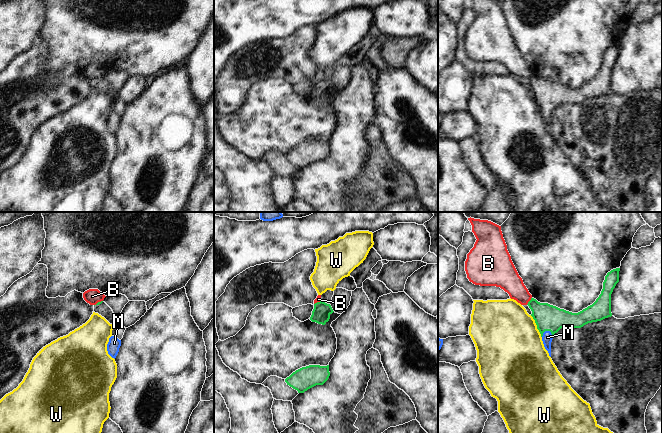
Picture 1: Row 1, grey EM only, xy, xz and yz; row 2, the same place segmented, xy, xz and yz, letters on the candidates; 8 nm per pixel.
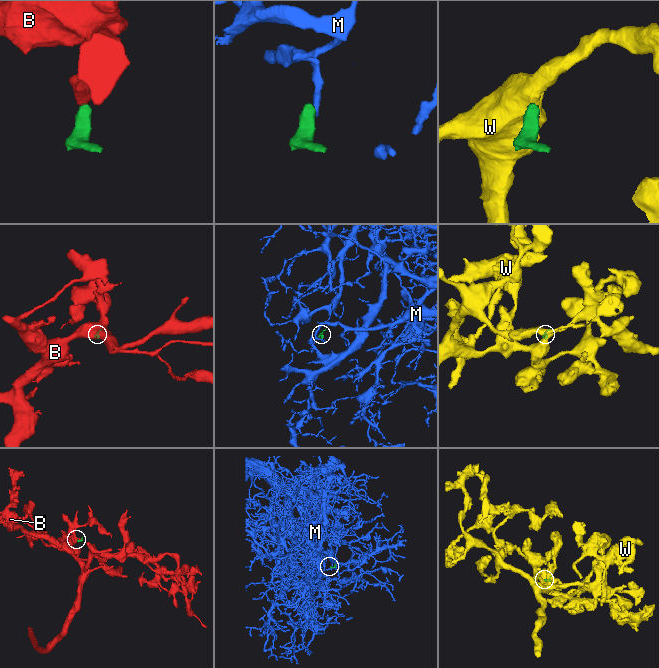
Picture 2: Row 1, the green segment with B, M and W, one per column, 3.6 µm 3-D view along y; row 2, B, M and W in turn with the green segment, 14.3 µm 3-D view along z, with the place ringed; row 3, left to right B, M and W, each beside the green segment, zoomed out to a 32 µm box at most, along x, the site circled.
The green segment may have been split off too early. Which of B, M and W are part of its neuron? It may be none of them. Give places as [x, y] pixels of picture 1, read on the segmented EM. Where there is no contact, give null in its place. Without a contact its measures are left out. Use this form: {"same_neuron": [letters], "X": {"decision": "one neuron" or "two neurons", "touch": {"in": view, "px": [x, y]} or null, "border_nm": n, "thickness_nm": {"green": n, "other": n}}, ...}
{"same_neuron": ["M"], "B": {"decision": "two neurons", "touch": {"in": "yz", "px": [529, 301]}, "border_nm": 80, "thickness_nm": {"green": 220, "other": 190}}, "M": {"decision": "one neuron", "touch": {"in": "yz", "px": [546, 330]}, "border_nm": 100, "thickness_nm": {"green": 220, "other": 90}}, "W": {"decision": "two neurons", "touch": {"in": "yz", "px": [537, 326]}, "border_nm": 200, "thickness_nm": {"green": 220, "other": 480}}}

